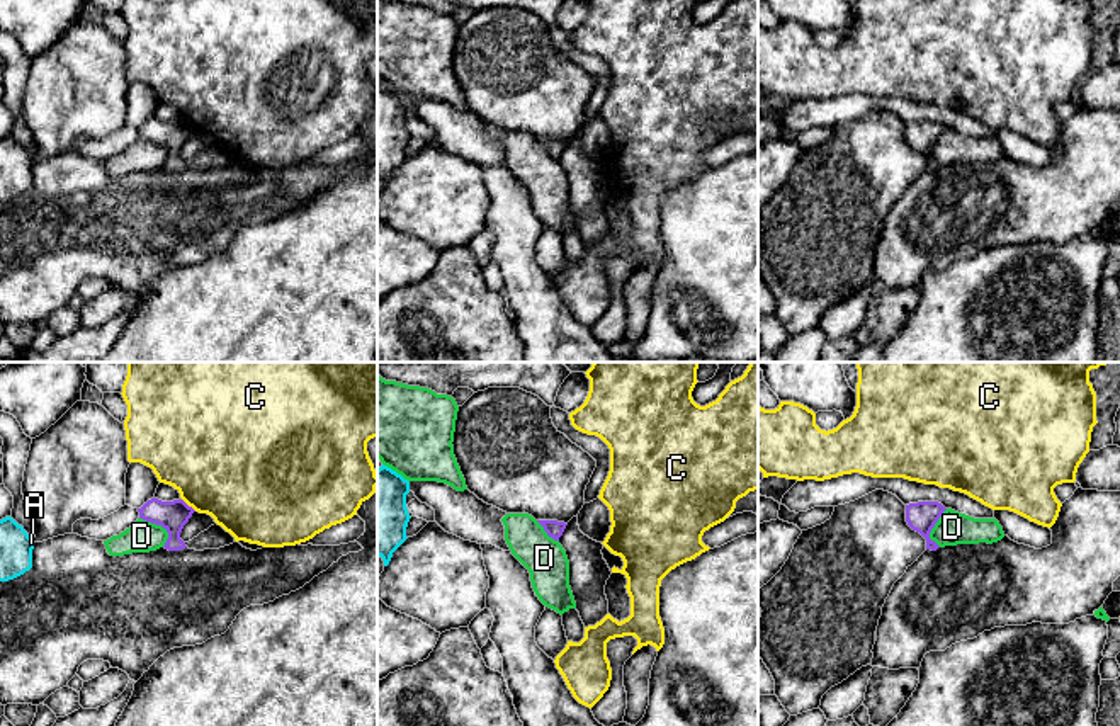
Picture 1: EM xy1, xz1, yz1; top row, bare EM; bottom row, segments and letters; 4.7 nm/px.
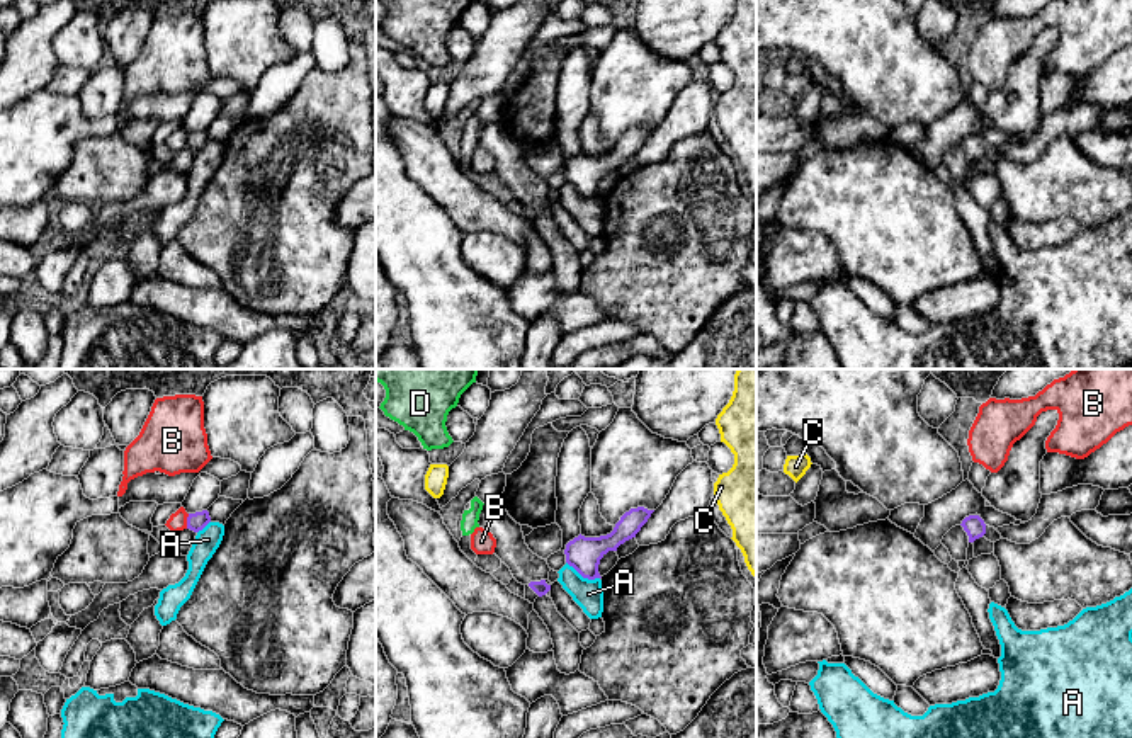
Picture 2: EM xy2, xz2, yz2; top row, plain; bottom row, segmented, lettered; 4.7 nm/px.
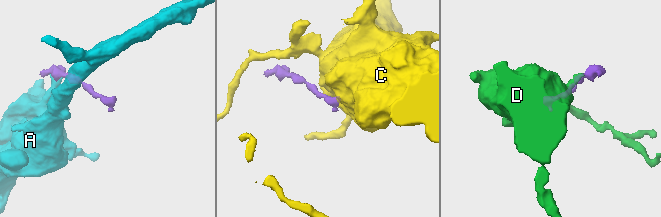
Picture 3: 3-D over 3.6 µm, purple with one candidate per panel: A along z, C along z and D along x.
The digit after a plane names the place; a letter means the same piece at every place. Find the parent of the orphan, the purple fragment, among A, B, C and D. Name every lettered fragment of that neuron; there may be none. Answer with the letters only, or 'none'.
none

